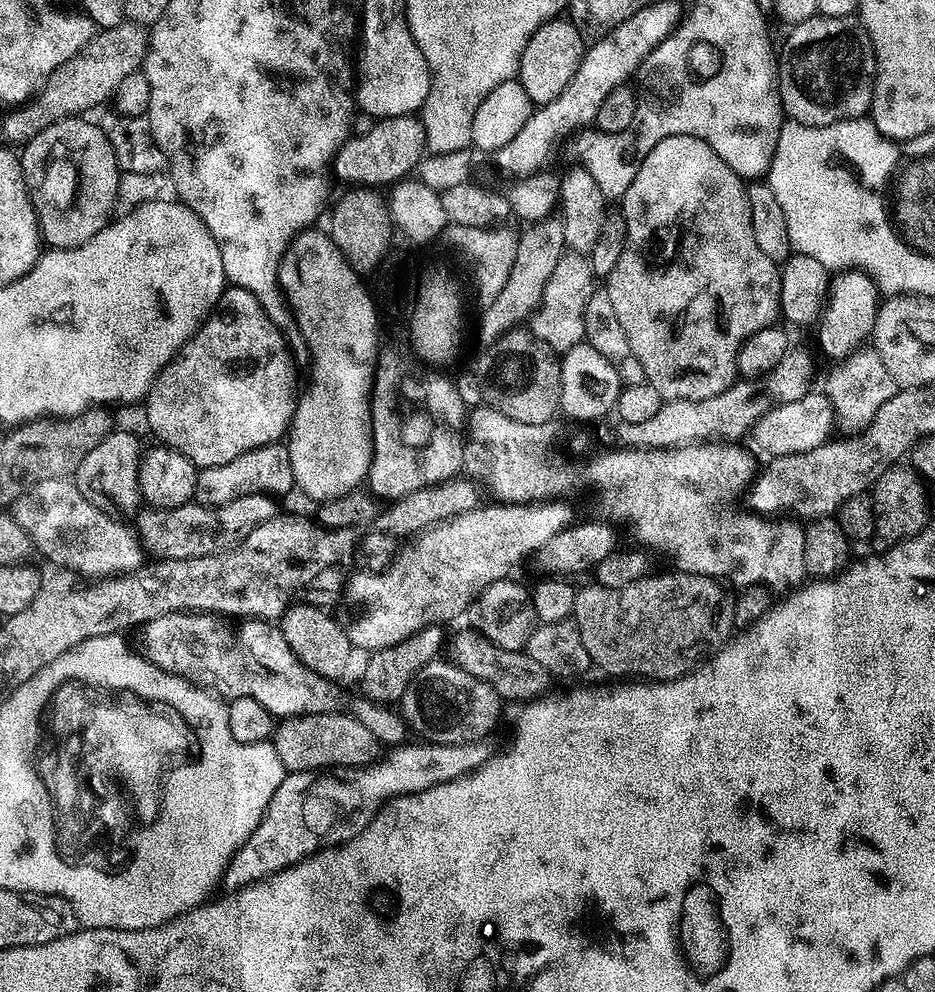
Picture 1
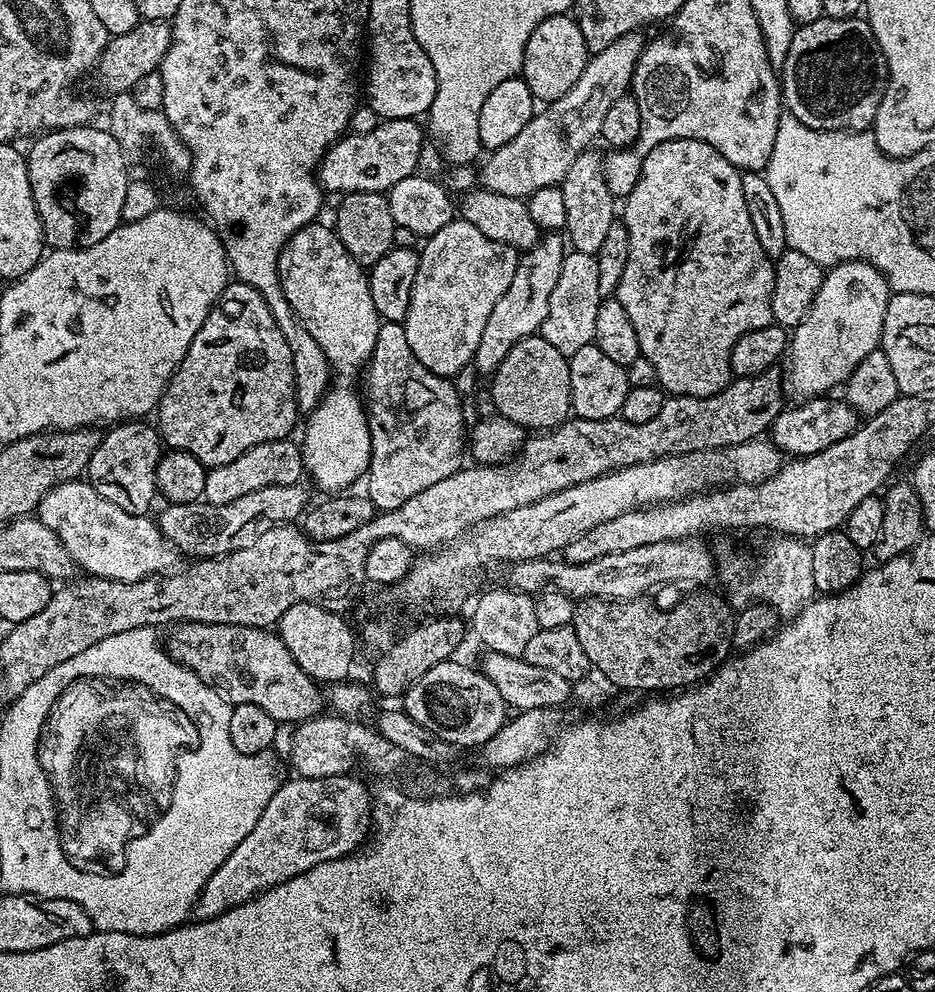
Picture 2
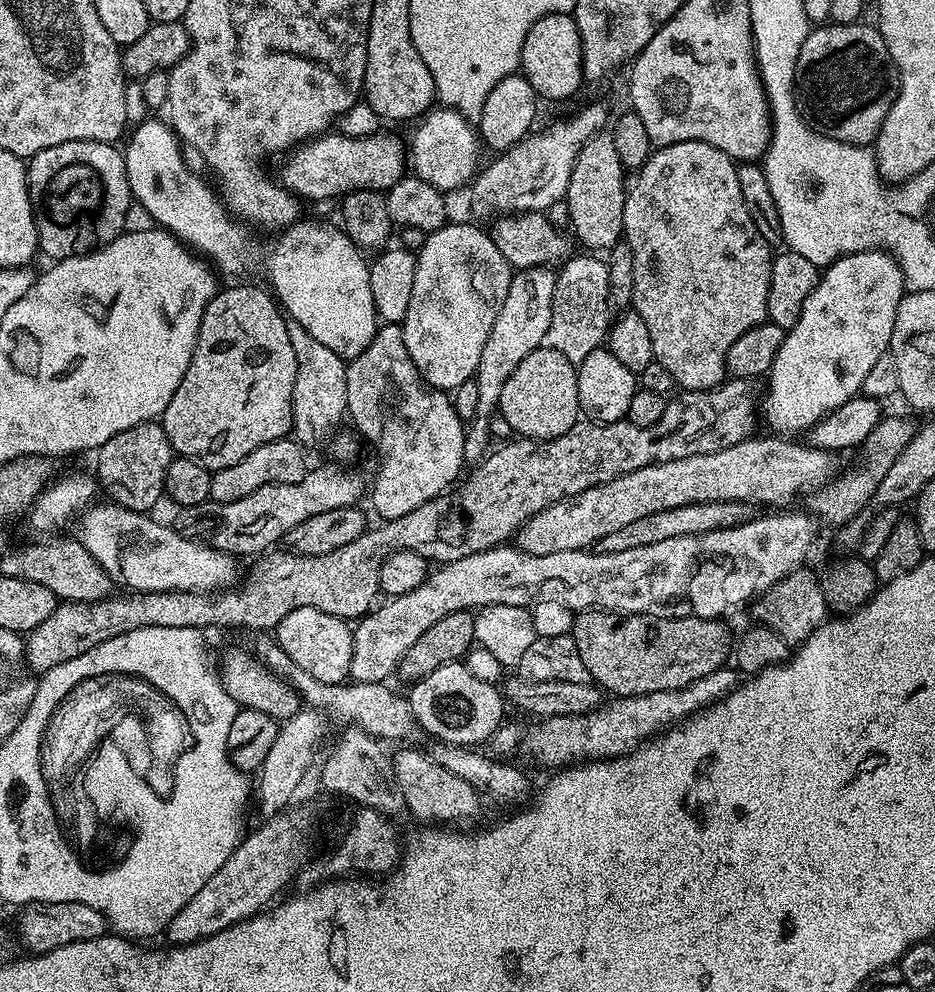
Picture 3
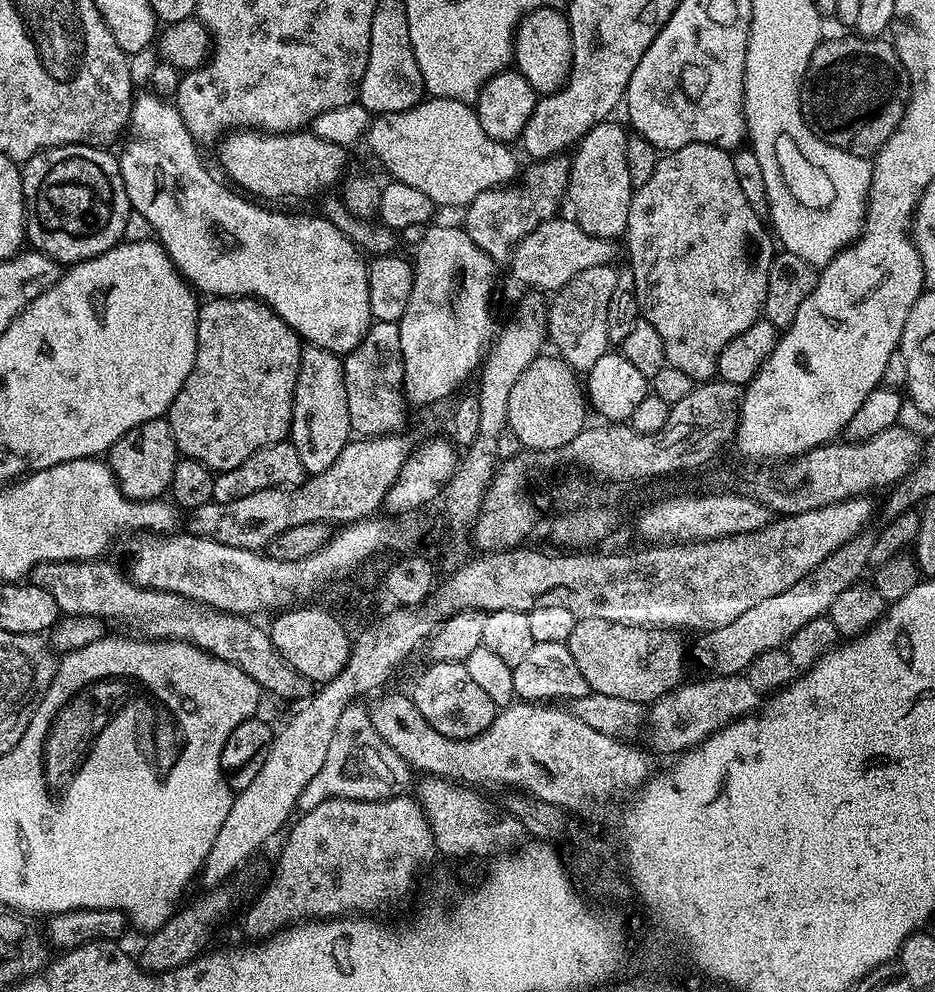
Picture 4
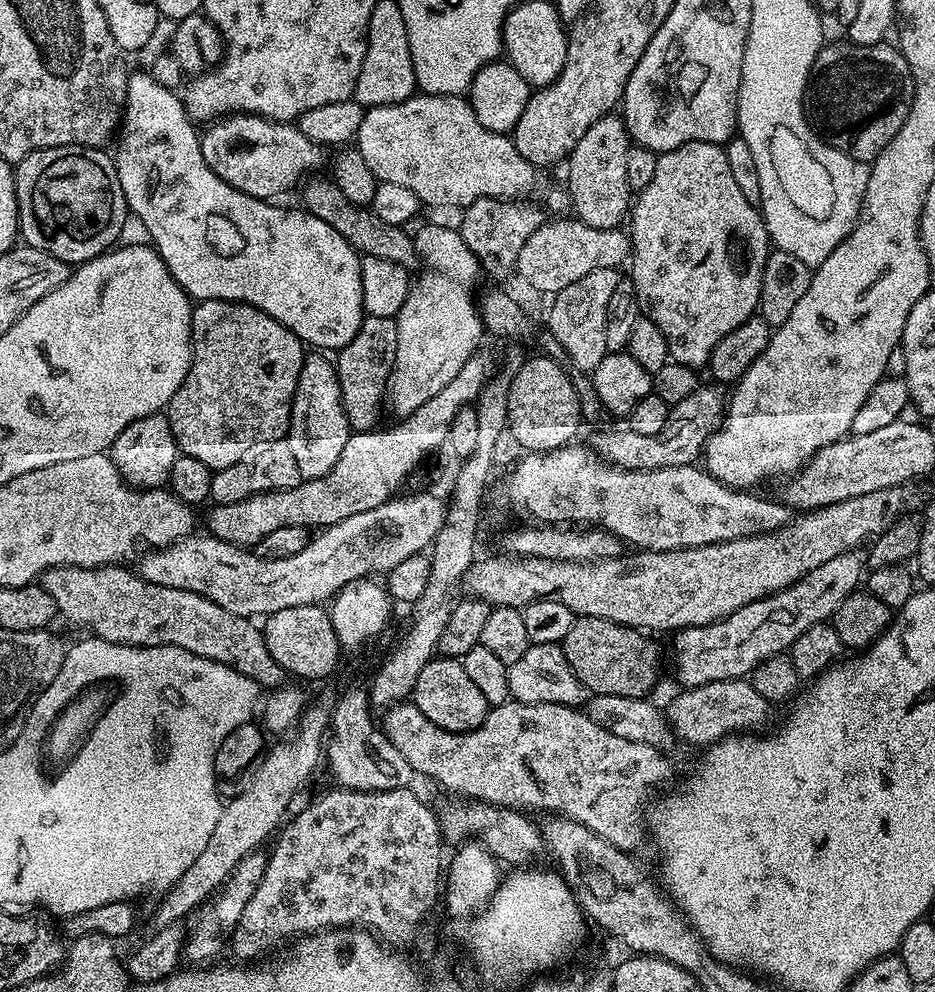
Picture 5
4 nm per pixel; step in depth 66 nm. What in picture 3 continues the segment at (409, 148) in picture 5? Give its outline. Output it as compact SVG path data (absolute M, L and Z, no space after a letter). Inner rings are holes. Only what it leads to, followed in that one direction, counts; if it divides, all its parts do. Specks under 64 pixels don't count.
M443 106L425 111L416 124L412 137L406 140L406 156L410 168L421 180L430 182L439 192L451 194L455 188L469 183L481 167L482 141L477 129L459 112Z

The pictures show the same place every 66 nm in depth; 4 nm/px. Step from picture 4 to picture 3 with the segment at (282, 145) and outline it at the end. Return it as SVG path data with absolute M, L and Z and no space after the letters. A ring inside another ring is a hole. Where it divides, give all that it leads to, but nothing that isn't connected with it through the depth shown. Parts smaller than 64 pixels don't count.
M387 130L366 138L325 134L291 149L283 160L278 180L288 191L305 201L335 201L350 192L361 192L367 188L372 192L384 192L403 180L406 175L406 144Z

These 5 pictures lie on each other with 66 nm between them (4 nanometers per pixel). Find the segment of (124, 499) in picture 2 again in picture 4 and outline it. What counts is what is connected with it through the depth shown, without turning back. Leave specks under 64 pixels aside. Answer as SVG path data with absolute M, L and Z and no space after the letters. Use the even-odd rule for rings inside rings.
M167 419L151 420L130 430L106 453L106 463L112 469L112 476L130 500L159 500L172 487L174 466L178 449Z

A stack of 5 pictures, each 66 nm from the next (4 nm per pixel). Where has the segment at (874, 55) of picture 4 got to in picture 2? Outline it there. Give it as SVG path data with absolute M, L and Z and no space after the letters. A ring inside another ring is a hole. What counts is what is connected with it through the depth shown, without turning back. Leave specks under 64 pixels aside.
M821 18L801 24L791 33L787 41L788 49L784 52L784 69L778 72L782 104L787 115L798 118L806 126L819 132L834 130L868 130L871 129L880 105L879 95L872 93L872 52L874 56L874 41L872 27L867 19L849 18L833 20Z

